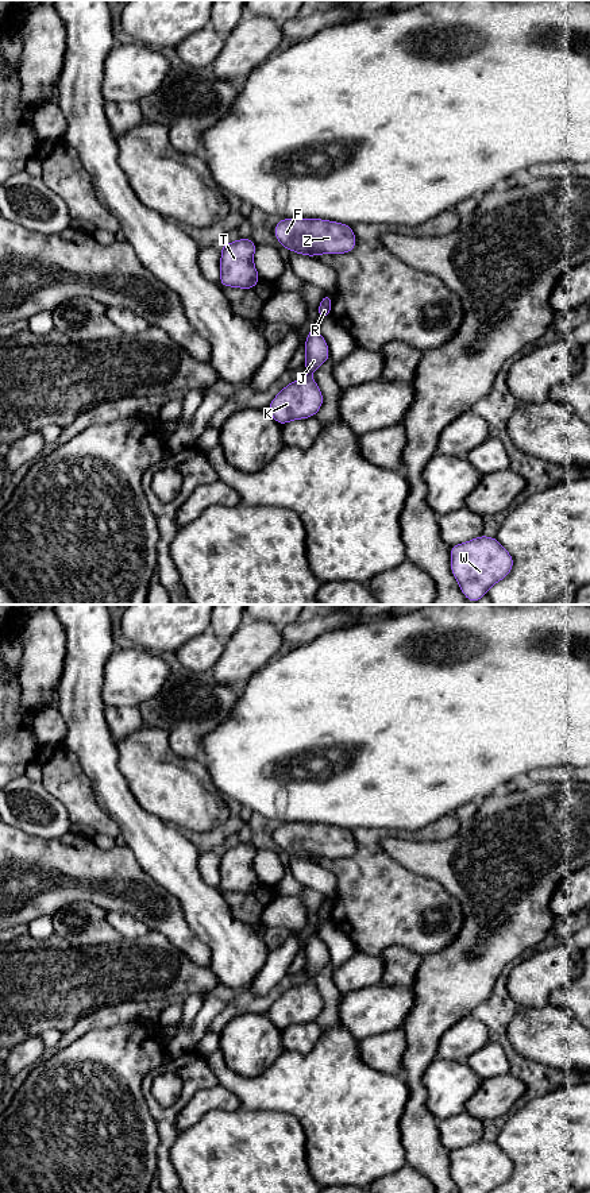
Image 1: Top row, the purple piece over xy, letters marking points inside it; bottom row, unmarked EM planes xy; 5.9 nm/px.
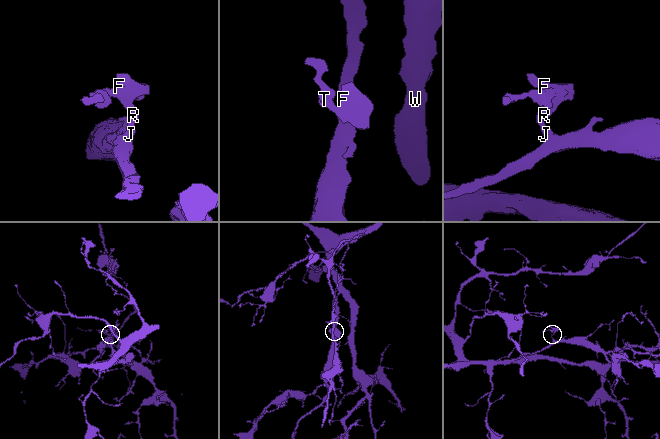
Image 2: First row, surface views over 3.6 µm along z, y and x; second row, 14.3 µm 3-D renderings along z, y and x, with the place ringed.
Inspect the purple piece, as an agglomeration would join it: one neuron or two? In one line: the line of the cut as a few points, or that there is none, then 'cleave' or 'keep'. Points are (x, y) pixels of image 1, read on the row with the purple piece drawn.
cut in xy along (330, 296), (323, 300); cleave

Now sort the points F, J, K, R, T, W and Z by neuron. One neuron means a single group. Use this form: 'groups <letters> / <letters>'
groups F T Z / J K R W

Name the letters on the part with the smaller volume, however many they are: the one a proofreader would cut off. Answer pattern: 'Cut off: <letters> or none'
Cut off: F, T, Z

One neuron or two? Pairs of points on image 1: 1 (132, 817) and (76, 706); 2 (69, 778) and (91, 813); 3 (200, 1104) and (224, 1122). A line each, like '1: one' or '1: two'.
1: one
2: one
3: two

